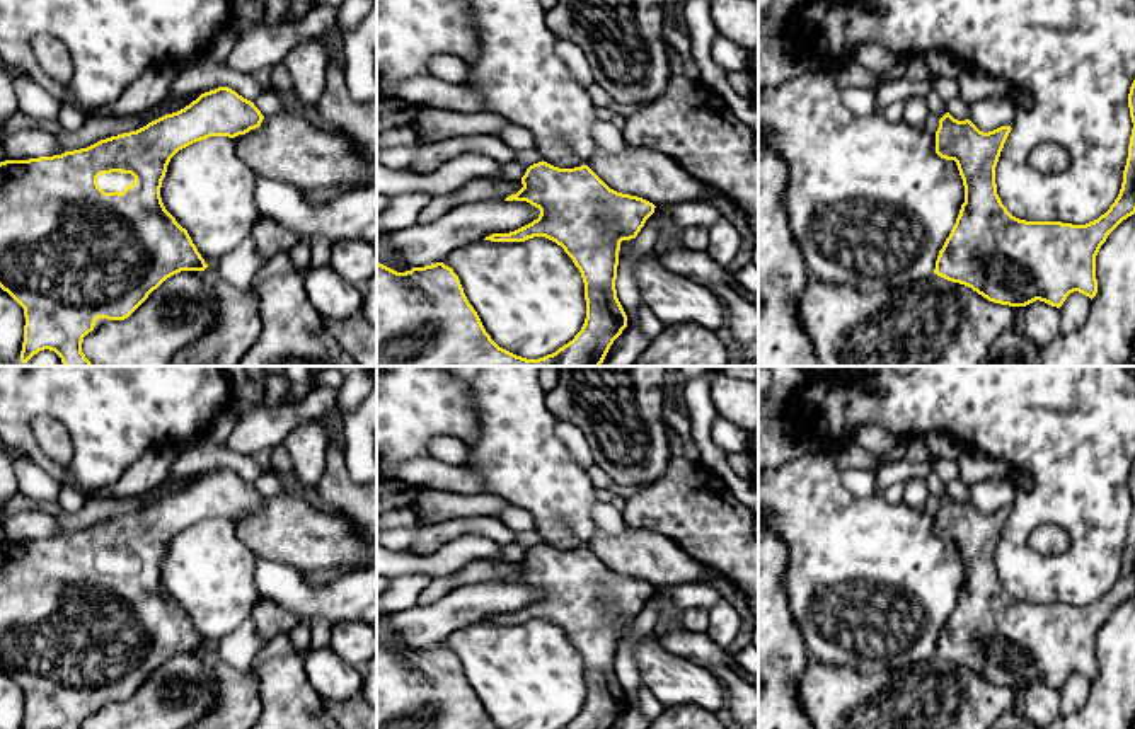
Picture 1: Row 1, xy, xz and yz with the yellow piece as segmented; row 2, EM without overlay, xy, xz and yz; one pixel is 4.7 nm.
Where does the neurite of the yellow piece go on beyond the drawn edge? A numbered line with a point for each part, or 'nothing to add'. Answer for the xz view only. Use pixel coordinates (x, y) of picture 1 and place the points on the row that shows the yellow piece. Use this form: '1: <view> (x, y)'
nothing to add

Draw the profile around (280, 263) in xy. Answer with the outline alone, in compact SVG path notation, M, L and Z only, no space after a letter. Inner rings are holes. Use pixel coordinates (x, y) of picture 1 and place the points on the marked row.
M278 252L261 269L261 276L283 274L283 273L290 271L291 267L293 266L291 266L288 254Z

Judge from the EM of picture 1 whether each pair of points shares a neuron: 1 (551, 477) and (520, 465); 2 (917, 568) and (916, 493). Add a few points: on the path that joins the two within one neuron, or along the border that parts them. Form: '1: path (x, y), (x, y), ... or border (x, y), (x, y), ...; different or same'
1: path (544, 477), (527, 465); same
2: border (904, 501), (922, 506); different

